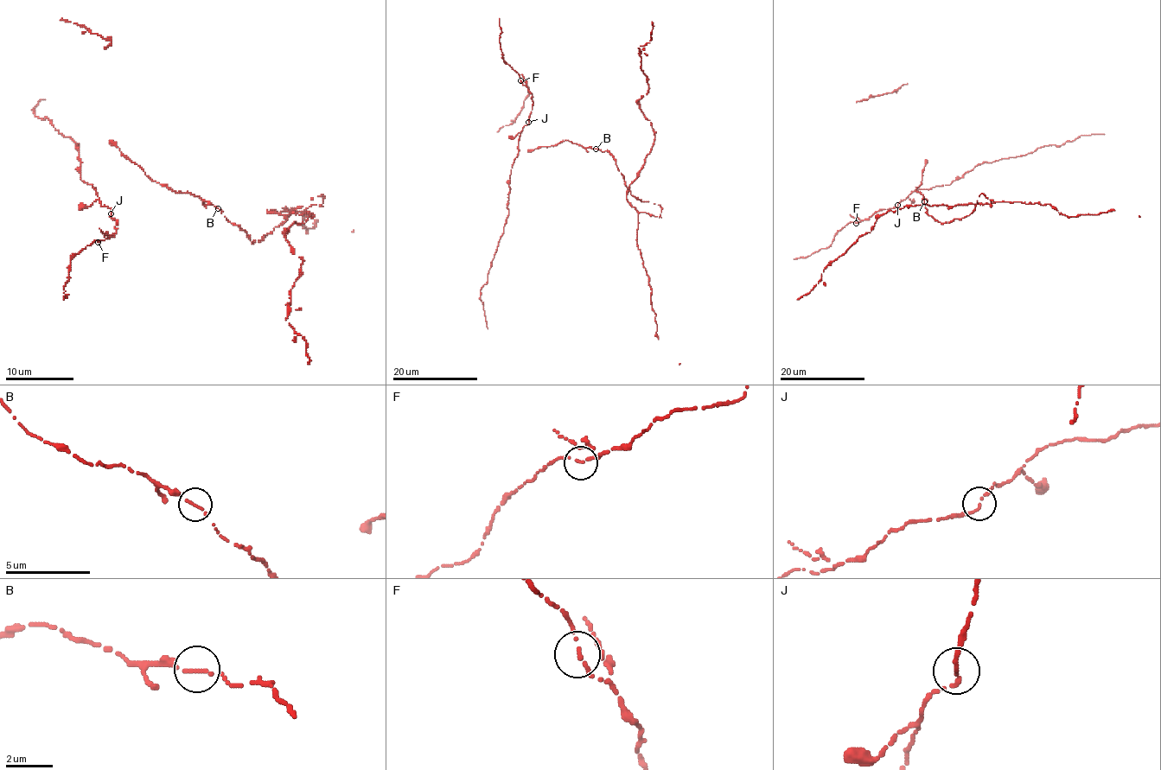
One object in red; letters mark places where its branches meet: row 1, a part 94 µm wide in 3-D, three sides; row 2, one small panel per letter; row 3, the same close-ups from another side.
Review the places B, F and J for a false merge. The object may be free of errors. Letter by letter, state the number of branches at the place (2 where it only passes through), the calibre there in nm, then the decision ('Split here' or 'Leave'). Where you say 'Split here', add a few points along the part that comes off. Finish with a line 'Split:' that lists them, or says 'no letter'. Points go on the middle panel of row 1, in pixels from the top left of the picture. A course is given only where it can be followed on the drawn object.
B: Branches: 1. Thickness 200 nm. Leave
F: Branches: 1. Thickness 200 nm. Leave
J: Branches: 1. Thickness 220 nm. Leave
Split: no letter

